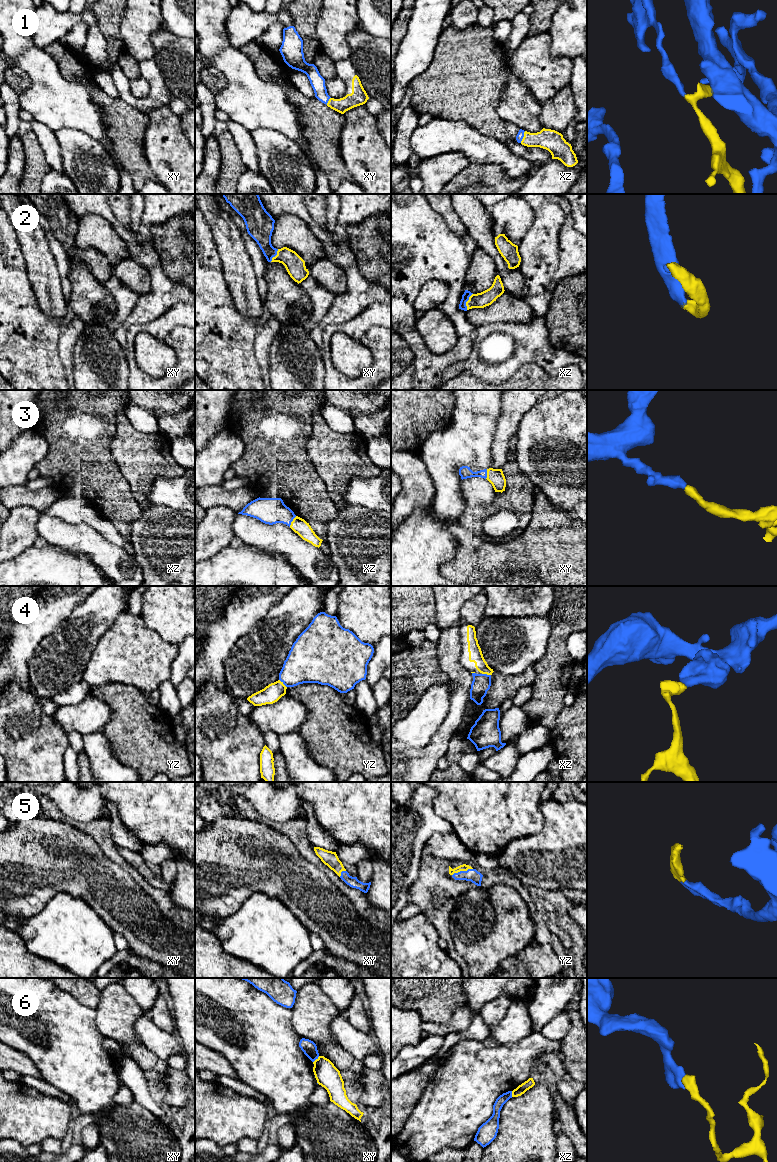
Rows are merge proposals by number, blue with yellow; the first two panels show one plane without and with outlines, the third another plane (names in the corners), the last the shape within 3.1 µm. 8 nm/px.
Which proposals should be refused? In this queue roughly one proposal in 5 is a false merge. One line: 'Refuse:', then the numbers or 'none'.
Refuse: 4, 6

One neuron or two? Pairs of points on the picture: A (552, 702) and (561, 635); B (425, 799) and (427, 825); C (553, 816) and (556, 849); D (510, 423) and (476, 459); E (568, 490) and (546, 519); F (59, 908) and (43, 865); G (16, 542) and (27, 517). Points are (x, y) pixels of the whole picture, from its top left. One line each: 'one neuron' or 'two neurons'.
A: one neuron
B: one neuron
C: one neuron
D: two neurons
E: two neurons
F: two neurons
G: one neuron

